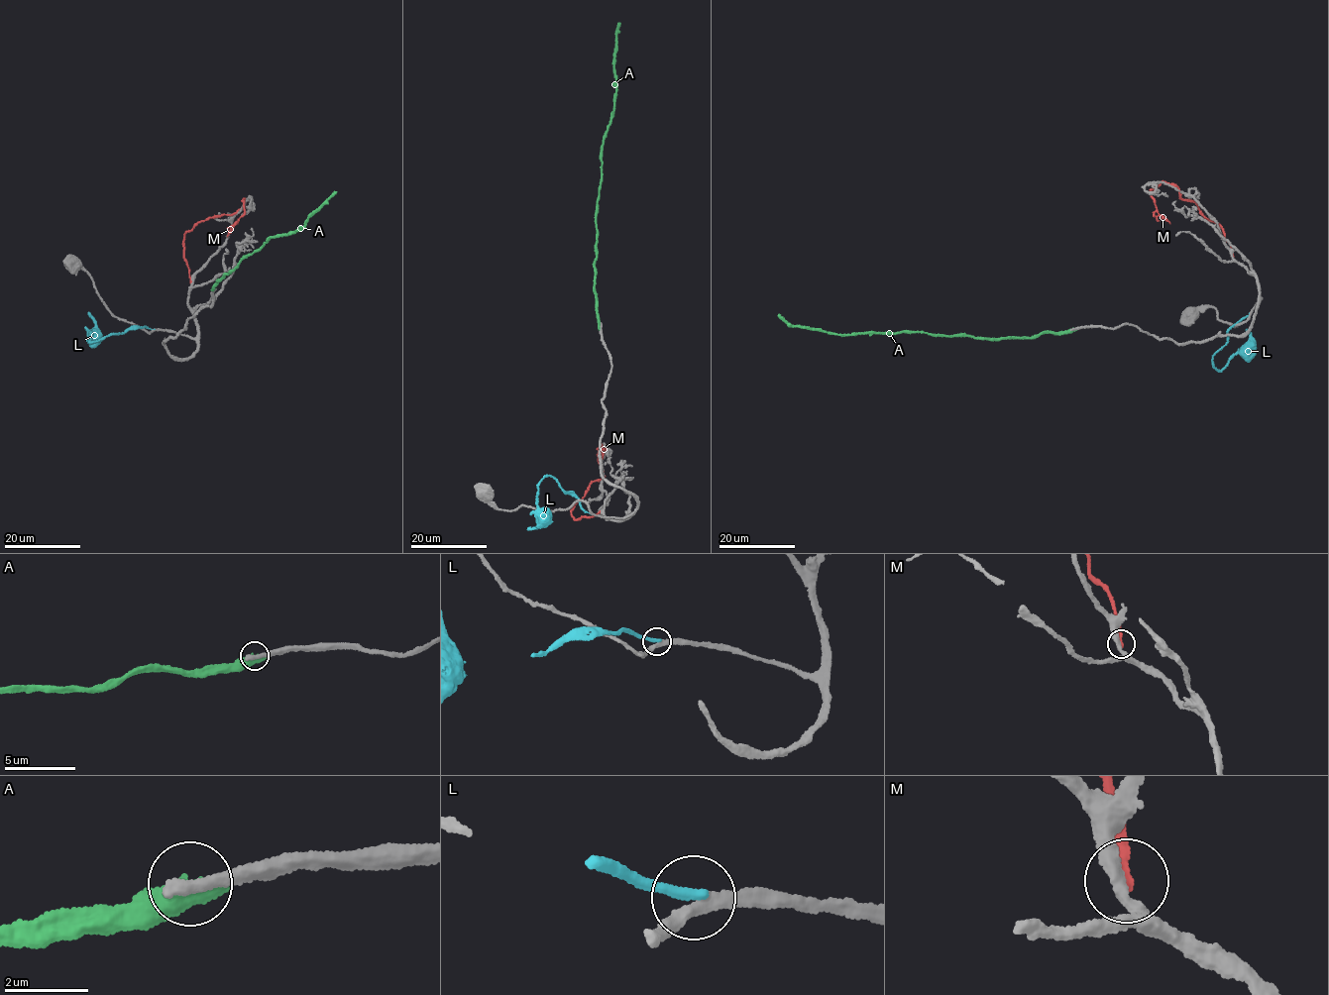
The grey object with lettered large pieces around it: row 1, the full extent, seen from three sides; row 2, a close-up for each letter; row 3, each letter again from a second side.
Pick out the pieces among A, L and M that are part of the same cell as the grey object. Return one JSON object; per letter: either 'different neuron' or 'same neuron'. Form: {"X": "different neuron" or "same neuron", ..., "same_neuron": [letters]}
{"A": "different neuron", "L": "different neuron", "M": "different neuron", "same_neuron": []}

